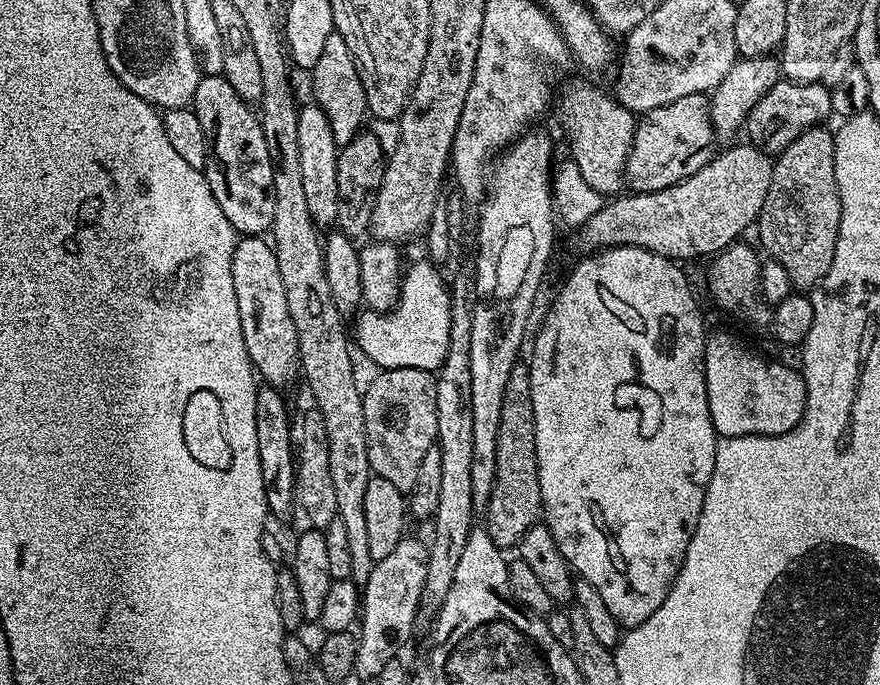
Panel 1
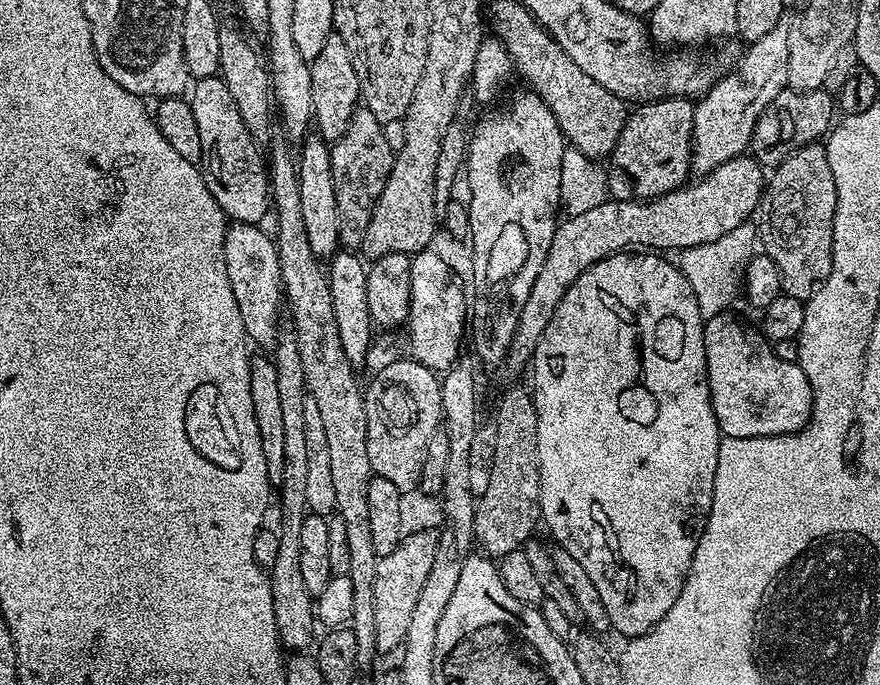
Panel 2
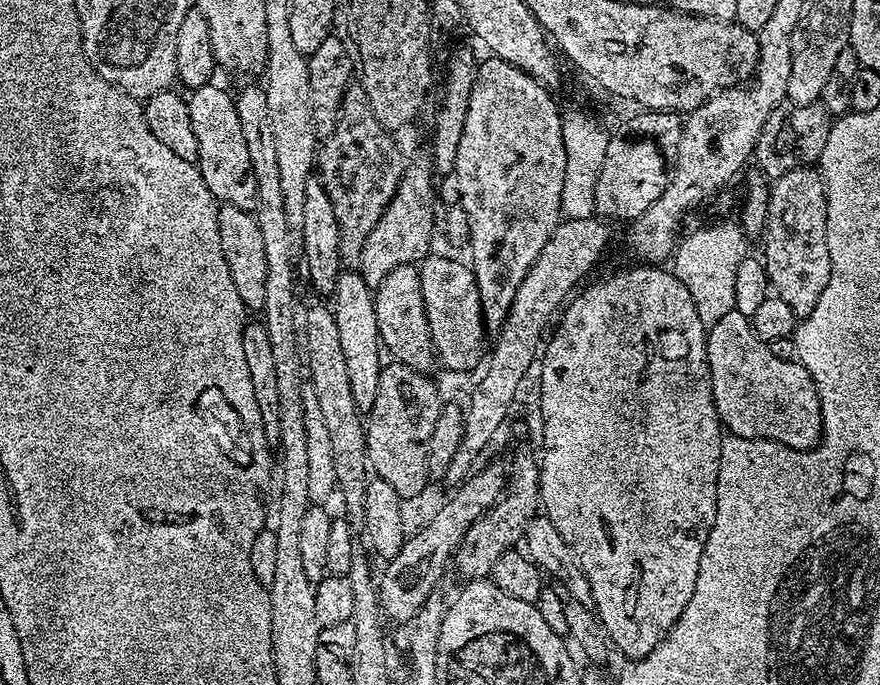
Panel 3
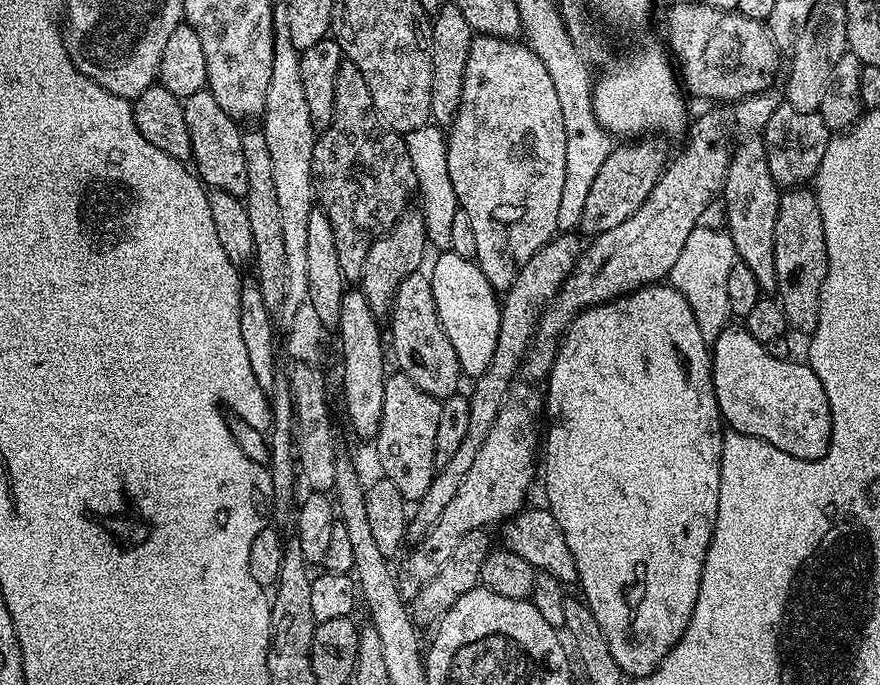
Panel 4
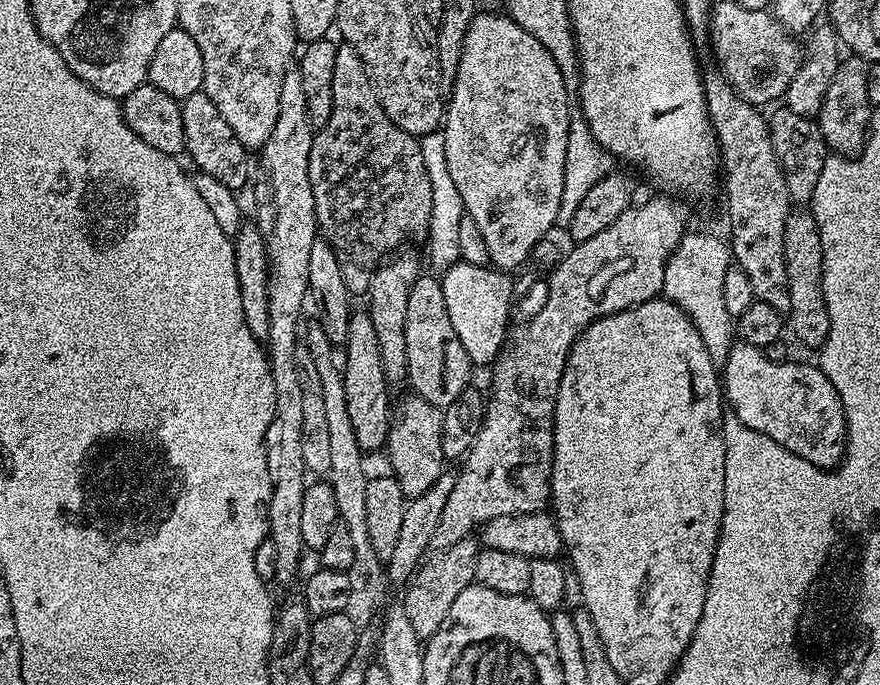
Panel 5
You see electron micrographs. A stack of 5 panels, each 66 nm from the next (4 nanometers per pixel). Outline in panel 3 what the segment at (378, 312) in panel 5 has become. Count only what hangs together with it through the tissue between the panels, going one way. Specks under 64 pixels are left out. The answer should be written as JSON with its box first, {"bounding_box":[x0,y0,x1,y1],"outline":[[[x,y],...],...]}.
{"bounding_box":[358,159,437,286],"outline":[[[413,159],[405,163],[404,173],[398,182],[396,192],[390,198],[384,213],[378,218],[374,230],[366,234],[366,242],[362,246],[362,254],[358,261],[358,270],[362,278],[373,286],[380,284],[390,270],[397,266],[416,264],[429,255],[432,244],[432,223],[437,223],[436,194],[432,190],[433,171],[427,159]]]}

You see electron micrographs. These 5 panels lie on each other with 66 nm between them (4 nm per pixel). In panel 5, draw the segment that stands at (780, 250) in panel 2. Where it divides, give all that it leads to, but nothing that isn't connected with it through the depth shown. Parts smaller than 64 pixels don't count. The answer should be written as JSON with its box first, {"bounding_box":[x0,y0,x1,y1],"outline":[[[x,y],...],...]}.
{"bounding_box":[784,210,830,349],"outline":[[[808,210],[789,211],[784,234],[786,260],[786,286],[790,304],[786,313],[786,324],[806,347],[819,349],[828,337],[830,318],[824,287],[822,286],[822,242],[818,234],[816,217]]]}

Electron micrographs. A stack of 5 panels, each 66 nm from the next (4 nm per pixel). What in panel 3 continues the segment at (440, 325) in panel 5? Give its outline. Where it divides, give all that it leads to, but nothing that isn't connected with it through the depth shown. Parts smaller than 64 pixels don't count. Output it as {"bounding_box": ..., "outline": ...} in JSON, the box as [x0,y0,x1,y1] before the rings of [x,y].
{"bounding_box":[374,264,437,374],"outline":[[[416,264],[397,266],[390,270],[380,284],[375,285],[374,314],[378,314],[378,334],[381,345],[386,349],[393,361],[405,364],[414,370],[425,374],[431,373],[432,367],[437,367],[436,348],[432,345],[430,326],[426,318],[426,310],[422,302],[422,284],[420,270]]]}

